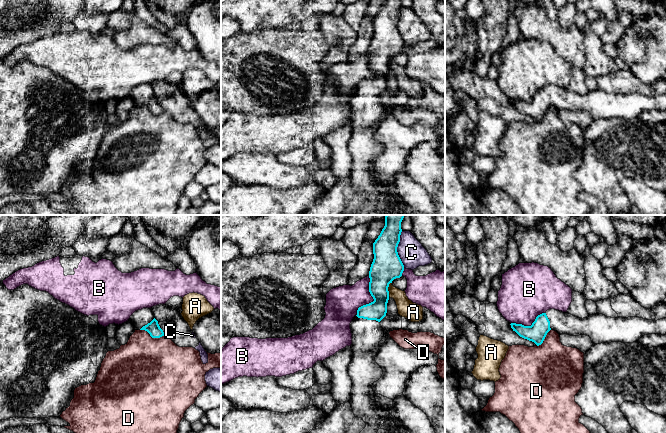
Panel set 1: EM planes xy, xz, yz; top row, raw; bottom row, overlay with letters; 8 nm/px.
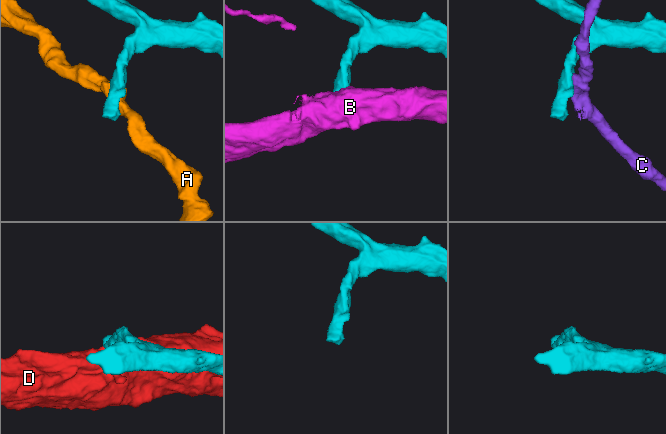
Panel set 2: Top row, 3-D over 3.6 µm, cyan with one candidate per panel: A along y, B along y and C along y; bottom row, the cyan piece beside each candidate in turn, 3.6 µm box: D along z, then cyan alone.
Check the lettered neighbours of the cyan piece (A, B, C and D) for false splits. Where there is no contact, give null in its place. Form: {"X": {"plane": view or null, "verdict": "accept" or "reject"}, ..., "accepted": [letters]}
{"A": {"plane": "xz", "verdict": "reject"}, "B": {"plane": "xz", "verdict": "reject"}, "C": {"plane": "xz", "verdict": "reject"}, "D": {"plane": "xy", "verdict": "reject"}, "accepted": []}

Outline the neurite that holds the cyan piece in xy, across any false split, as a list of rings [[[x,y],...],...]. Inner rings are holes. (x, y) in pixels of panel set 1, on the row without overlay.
[[[150,84],[135,87],[128,98],[134,102],[135,106],[147,107],[152,114],[160,114],[165,111]]]

